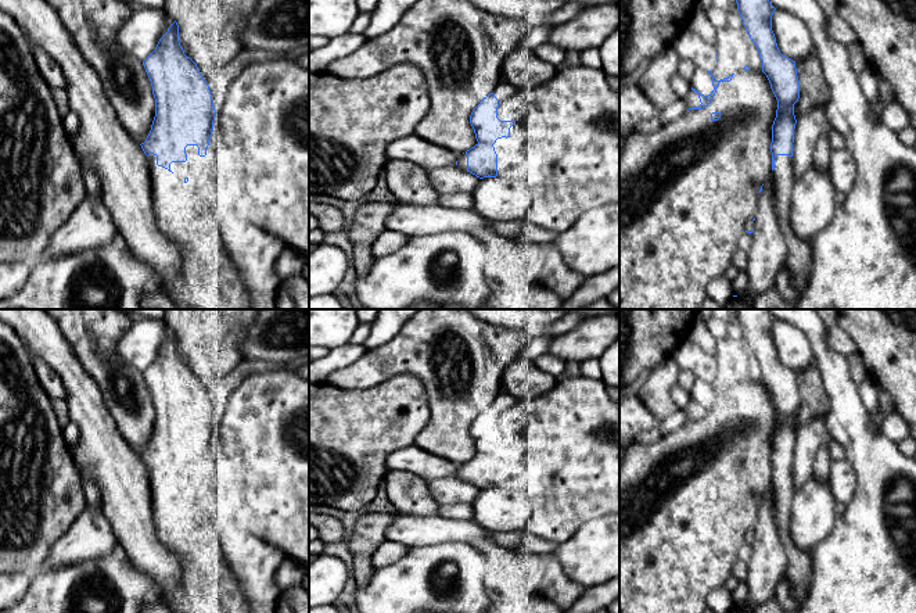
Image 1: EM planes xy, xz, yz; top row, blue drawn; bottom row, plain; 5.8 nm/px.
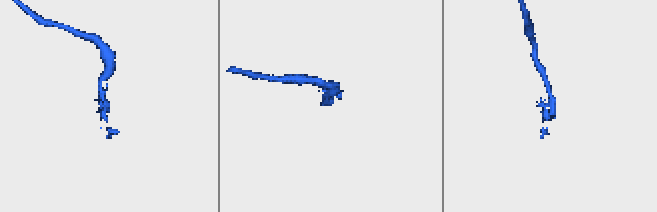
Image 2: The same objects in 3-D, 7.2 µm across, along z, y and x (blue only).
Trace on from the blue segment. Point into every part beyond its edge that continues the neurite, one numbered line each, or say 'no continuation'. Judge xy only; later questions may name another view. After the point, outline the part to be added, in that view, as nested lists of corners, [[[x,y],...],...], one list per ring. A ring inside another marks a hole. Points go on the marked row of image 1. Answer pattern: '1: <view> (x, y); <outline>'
1: xy (208, 279); [[[150,154],[152,202],[158,227],[183,252],[179,283],[168,294],[177,309],[252,309],[238,268],[231,261],[216,225],[197,208],[193,196],[184,187],[184,176],[157,165],[157,155]]]

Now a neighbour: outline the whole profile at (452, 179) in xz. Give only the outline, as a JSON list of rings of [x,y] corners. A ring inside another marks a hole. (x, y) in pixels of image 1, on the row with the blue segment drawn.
[[[459,165],[441,166],[427,172],[431,186],[439,194],[471,194],[479,183],[479,178],[463,171]]]

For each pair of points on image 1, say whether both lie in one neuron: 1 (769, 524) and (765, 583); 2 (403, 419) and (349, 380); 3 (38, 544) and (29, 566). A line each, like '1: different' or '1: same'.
1: same
2: different
3: same

